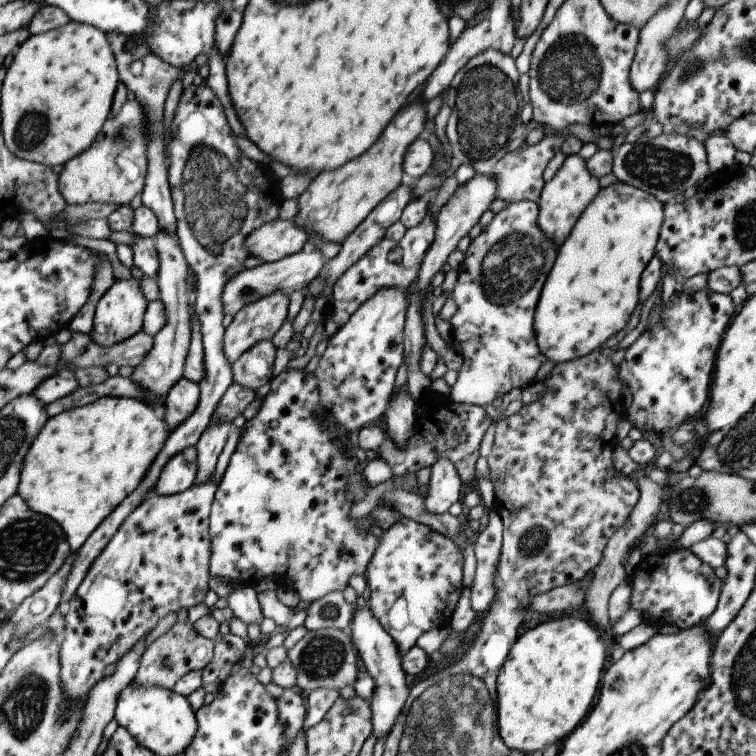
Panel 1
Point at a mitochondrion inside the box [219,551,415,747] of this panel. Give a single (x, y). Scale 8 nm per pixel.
(323, 657)

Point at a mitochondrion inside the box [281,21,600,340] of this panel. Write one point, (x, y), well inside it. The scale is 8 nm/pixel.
(487, 101)

